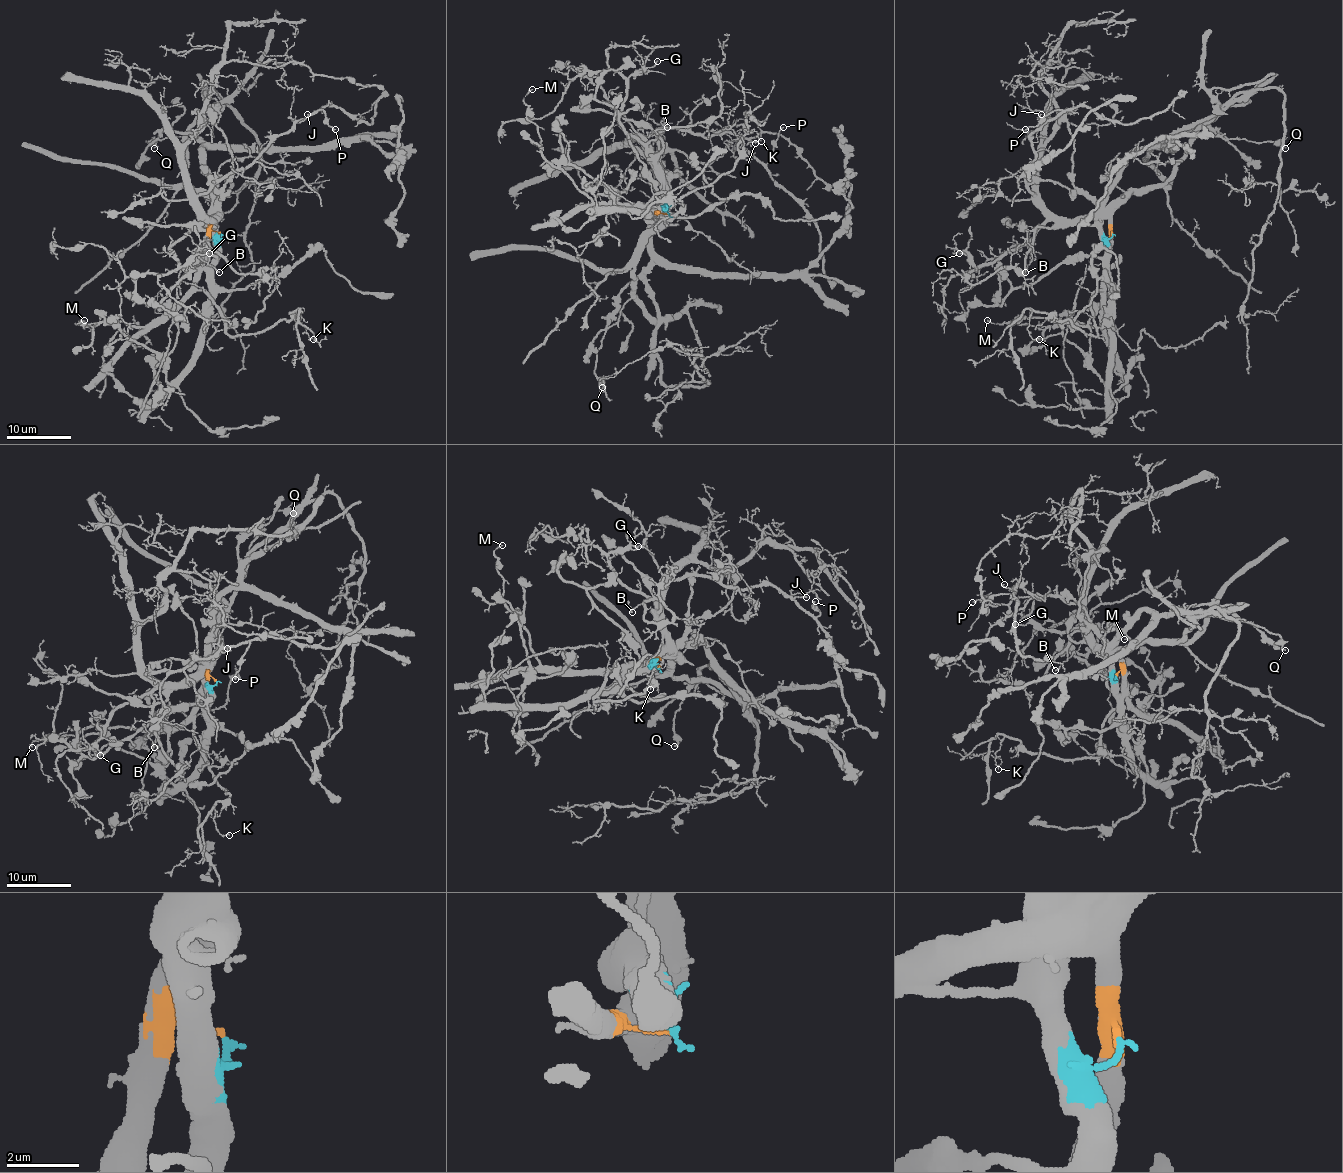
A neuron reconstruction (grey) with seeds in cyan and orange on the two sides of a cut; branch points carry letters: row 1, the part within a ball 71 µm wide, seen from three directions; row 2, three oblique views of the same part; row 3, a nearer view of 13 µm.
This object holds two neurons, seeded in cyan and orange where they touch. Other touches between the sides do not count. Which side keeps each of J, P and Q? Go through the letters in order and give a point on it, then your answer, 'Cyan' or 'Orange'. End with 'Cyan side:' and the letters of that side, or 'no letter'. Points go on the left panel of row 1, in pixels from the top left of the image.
J: Place: (307, 114). Orange
P: Place: (335, 129). Orange
Q: Place: (154, 148). Orange
Cyan side: no letter

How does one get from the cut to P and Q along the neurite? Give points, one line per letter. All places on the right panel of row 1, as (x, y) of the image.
P: (1112, 233), (1100, 217), (1062, 218), (1026, 184), (1034, 159), (1031, 134), (1062, 110), (1024, 130)
Q: (1112, 233), (1112, 212), (1133, 191), (1145, 191), (1163, 183), (1199, 136), (1273, 141), (1286, 147)

